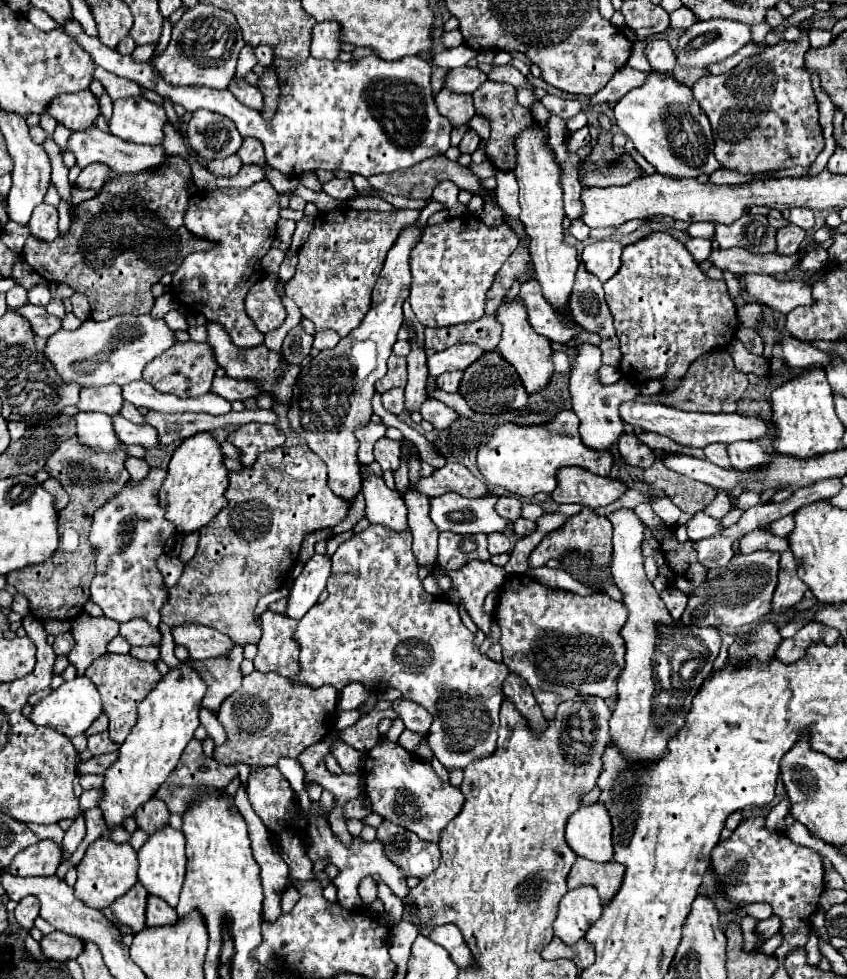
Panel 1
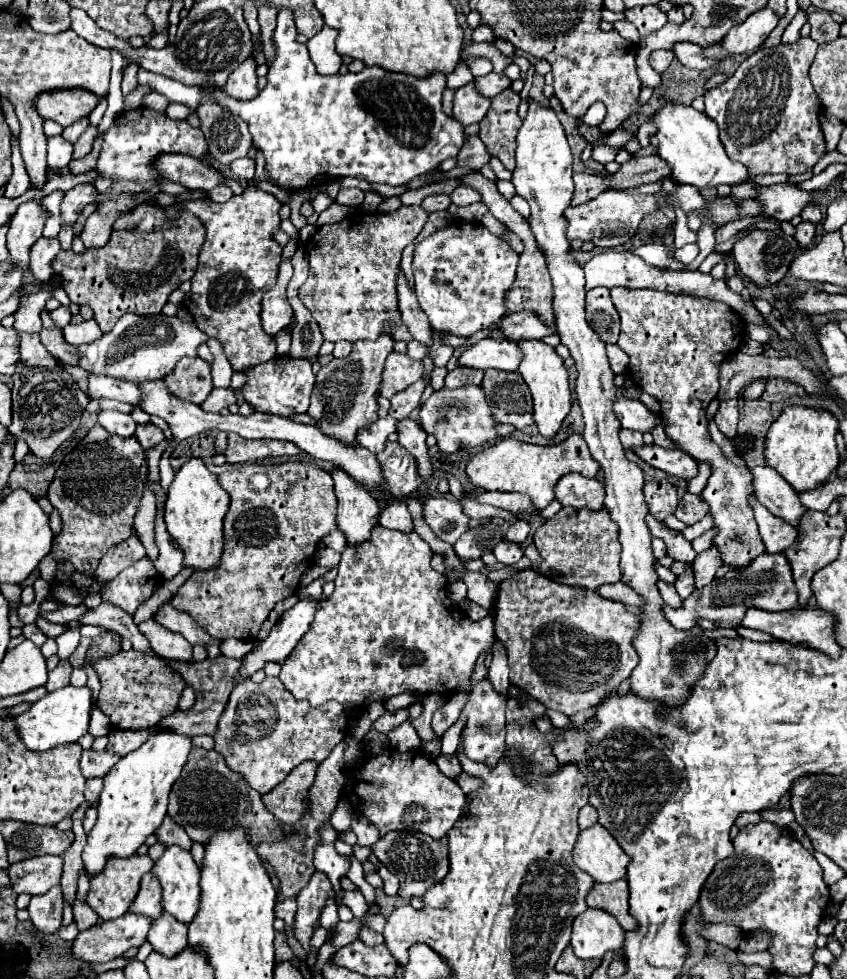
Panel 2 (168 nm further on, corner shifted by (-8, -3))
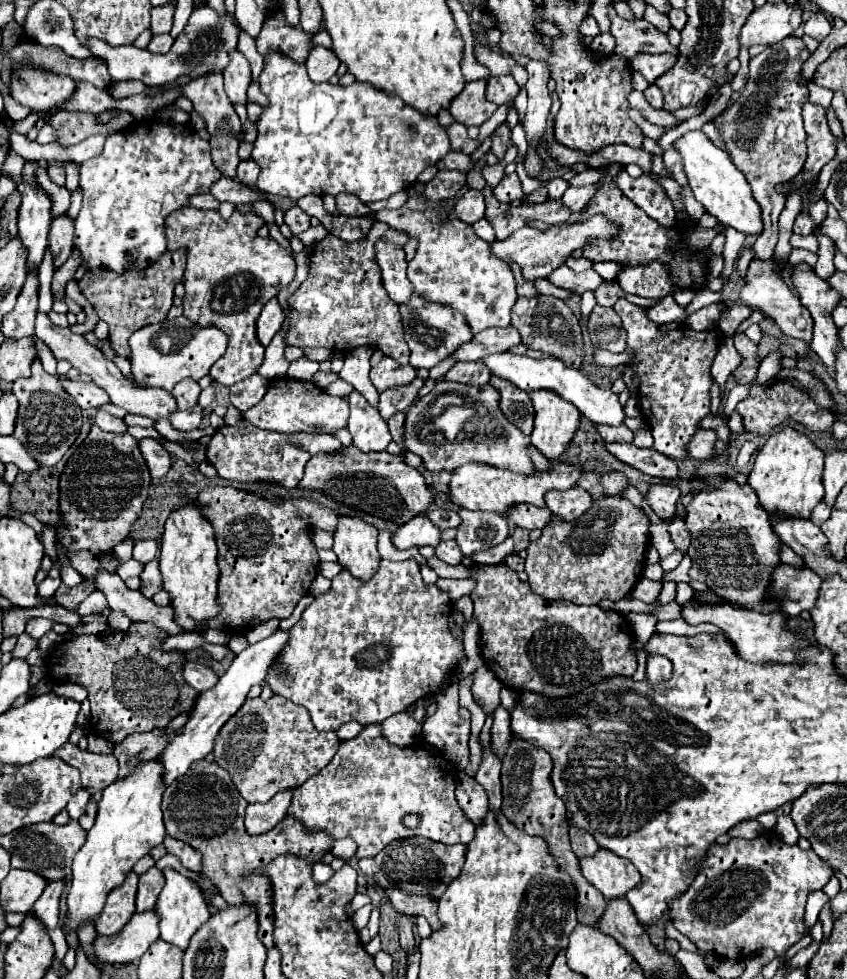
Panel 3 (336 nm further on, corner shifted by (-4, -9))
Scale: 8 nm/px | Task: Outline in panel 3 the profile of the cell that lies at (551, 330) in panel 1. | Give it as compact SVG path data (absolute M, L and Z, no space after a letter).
M514 326L488 328L480 334L474 334L474 338L470 342L466 342L464 346L458 346L456 354L452 354L452 358L458 362L474 362L474 360L480 360L490 354L506 352L518 344L520 344L520 334Z

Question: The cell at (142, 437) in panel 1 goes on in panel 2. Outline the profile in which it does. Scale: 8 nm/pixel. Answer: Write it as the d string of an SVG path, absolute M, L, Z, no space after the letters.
M104 410L98 414L98 422L112 434L118 434L122 438L130 438L134 436L134 420L130 414L122 414L116 410Z

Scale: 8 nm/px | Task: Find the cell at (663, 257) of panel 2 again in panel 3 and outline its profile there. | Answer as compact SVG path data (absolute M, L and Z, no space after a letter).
M600 262L600 264L594 264L594 270L604 278L604 280L616 280L618 272L622 270L620 264L606 264L606 262Z

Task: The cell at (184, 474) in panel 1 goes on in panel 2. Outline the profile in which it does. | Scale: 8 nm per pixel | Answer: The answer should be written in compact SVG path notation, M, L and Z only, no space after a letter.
M190 458L180 466L176 478L168 488L166 500L166 528L172 540L184 552L184 566L194 570L208 570L220 562L222 554L222 520L228 510L228 492L220 488L218 476L212 474L202 458Z

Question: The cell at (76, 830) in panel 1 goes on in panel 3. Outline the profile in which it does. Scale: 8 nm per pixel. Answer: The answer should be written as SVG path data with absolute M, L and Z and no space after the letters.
M90 798L90 802L88 802L88 806L86 806L86 812L80 816L80 826L84 828L84 830L90 830L92 826L94 826L94 820L96 820L96 812L98 812L98 802L94 800L94 798Z

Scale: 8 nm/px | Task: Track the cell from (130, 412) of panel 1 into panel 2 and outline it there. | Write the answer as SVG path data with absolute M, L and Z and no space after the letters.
M138 424L136 428L136 438L142 444L142 448L152 448L154 444L164 440L164 432L160 428L156 428L154 424Z

